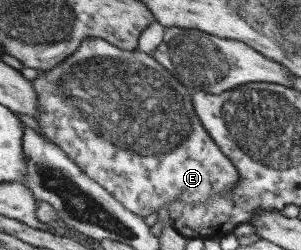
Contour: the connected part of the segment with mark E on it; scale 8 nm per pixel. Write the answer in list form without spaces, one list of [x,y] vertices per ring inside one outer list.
[[[88,36],[83,42],[79,43],[77,50],[70,54],[60,64],[53,66],[51,70],[37,70],[38,76],[30,81],[36,94],[37,114],[35,120],[38,123],[47,140],[54,143],[60,150],[71,158],[80,170],[84,171],[91,180],[94,180],[99,186],[102,186],[112,195],[116,201],[122,203],[128,211],[144,218],[150,213],[157,213],[158,208],[165,206],[168,210],[168,203],[174,199],[174,202],[182,203],[204,203],[206,199],[212,195],[229,194],[229,190],[233,188],[233,184],[237,182],[236,168],[232,166],[232,162],[220,152],[220,148],[212,142],[212,138],[206,134],[206,130],[202,128],[198,118],[193,112],[191,106],[191,96],[188,90],[180,83],[180,79],[176,74],[167,72],[160,64],[157,64],[150,56],[134,51],[119,50],[111,46],[102,38]]]

